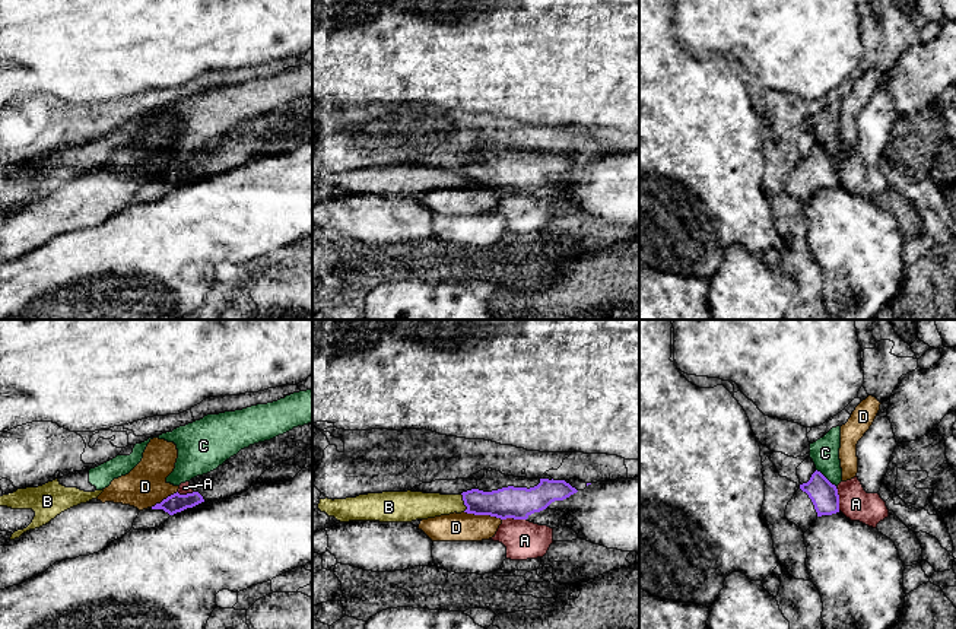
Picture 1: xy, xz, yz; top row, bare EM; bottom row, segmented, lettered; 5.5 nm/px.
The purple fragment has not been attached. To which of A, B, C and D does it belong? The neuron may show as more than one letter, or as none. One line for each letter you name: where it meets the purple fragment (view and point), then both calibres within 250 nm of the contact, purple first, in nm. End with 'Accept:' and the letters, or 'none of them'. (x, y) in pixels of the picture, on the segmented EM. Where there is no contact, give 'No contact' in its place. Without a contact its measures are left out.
Accept: none of them

